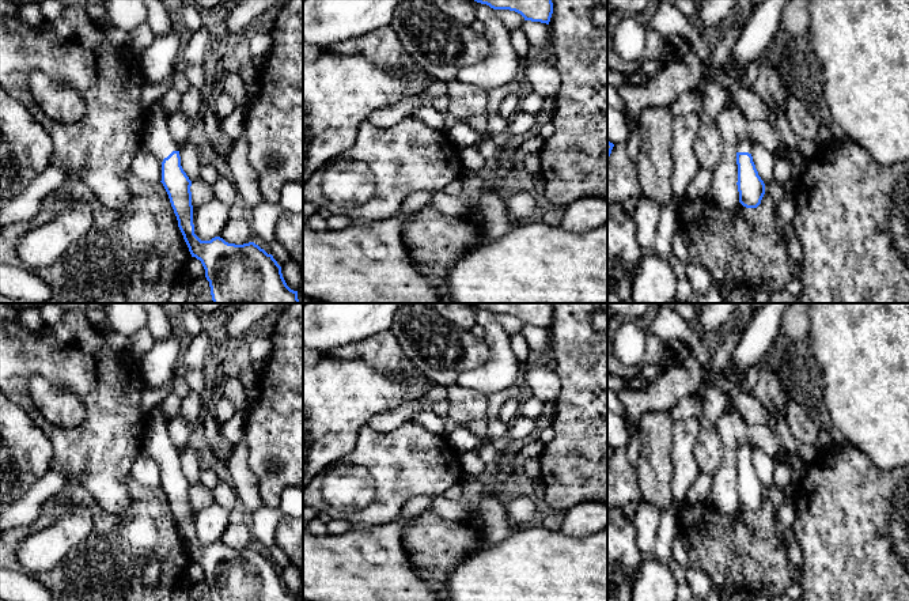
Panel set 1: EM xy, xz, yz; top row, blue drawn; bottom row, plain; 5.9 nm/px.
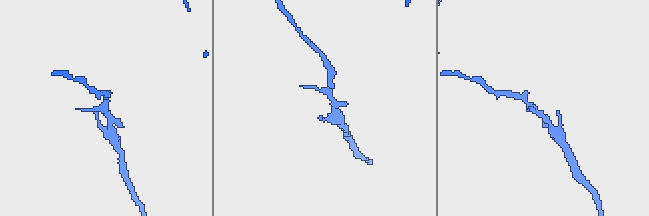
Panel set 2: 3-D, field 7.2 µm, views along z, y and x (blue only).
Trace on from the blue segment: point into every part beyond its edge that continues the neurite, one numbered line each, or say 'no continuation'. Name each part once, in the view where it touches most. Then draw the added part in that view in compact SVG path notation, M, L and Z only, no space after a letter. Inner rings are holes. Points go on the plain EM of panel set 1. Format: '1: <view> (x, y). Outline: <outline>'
1: xy (156, 442). Outline: M160 404L149 412L148 430L143 441L143 447L160 468L173 456L179 456L179 450L173 445L167 434L167 419Z

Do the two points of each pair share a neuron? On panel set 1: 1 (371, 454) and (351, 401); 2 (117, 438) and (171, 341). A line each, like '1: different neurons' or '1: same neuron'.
1: different neurons
2: different neurons

